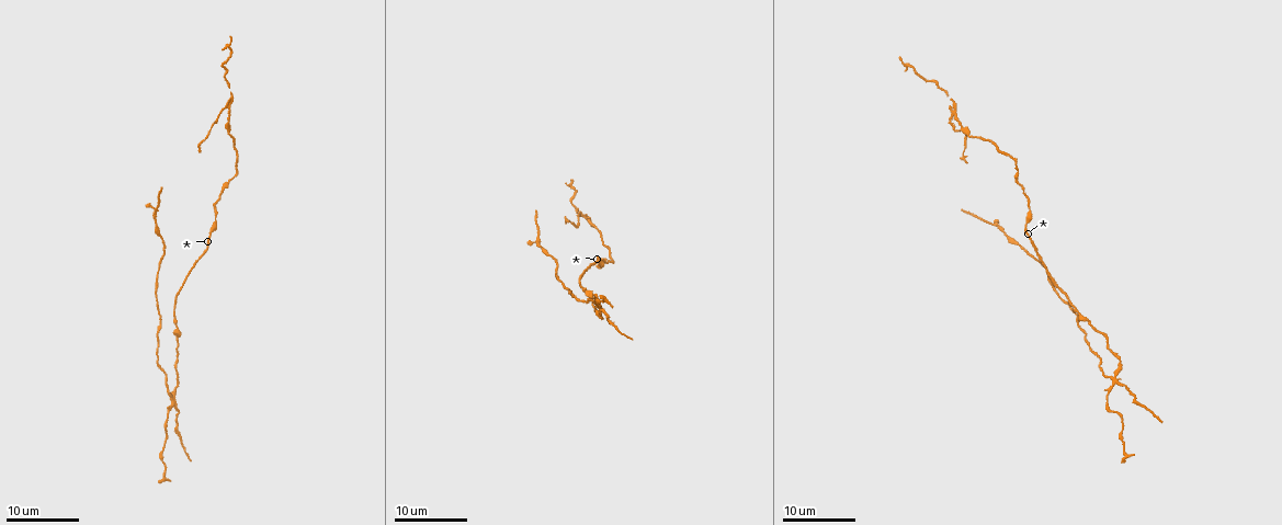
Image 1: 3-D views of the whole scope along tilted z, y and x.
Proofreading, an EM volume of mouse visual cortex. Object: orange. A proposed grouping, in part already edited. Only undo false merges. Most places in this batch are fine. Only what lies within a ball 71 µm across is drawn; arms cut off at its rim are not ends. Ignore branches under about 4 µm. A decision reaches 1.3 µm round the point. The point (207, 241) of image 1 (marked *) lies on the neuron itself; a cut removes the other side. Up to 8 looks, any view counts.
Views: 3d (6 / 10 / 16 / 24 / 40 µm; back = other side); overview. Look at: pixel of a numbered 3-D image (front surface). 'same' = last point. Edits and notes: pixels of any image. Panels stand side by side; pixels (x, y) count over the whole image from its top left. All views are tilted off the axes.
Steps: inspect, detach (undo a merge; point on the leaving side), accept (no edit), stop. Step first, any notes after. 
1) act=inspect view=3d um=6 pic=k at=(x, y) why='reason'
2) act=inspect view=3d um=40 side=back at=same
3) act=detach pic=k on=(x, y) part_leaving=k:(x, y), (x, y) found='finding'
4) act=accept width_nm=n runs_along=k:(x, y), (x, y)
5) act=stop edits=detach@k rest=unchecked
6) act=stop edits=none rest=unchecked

act=inspect view=3d um=16 pic=1 at=(156, 208) why='side arm on a straight run'

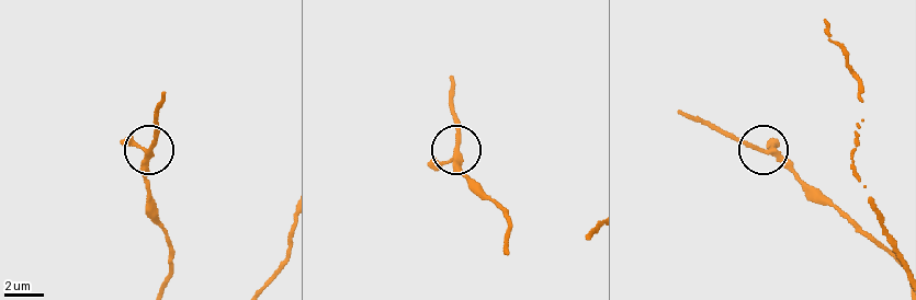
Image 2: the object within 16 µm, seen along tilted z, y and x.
act=inspect view=3d um=10 pic=2 at=(757, 147)

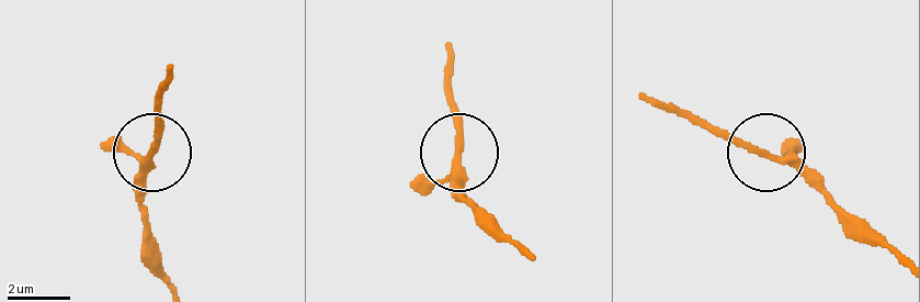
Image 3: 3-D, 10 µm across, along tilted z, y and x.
act=accept width_nm=200 runs_along=3:(527, 253), (462, 190), (452, 94) found='one neuron here'

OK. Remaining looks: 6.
act=inspect view=3d um=24 pic=1 at=(548, 257)

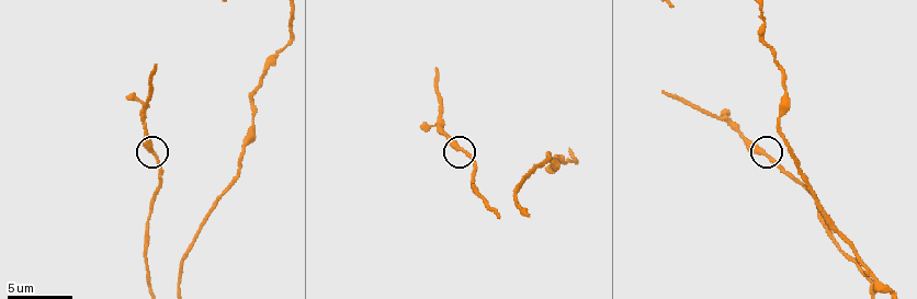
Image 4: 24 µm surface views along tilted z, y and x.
act=inspect view=3d um=6 pic=4 at=(459, 150)

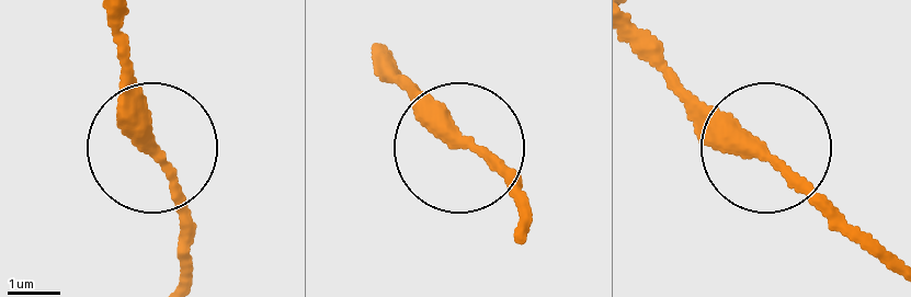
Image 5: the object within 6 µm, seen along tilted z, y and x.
act=accept runs_along=5:(890, 266), (812, 187), (660, 72) found='continuous, no second neuron'

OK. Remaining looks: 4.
act=inspect view=3d um=24 pic=1 at=(1112, 380) why='four-way junction'

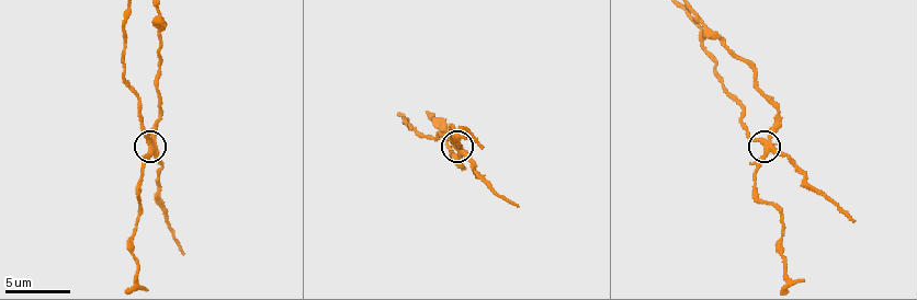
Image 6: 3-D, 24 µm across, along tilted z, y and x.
act=inspect view=3d um=10 pic=6 at=(761, 143) why='closer look'

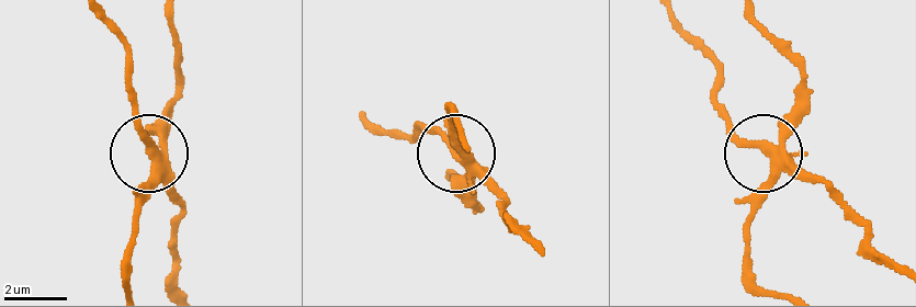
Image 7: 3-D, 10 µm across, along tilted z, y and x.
act=detach pic=7 on=(142, 139) side_arm_um=14 arms=4 found='a second neuron is stuck on'

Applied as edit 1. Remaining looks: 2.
act=inspect view=3d um=24 pic=1 at=(583, 217) why='a fork'

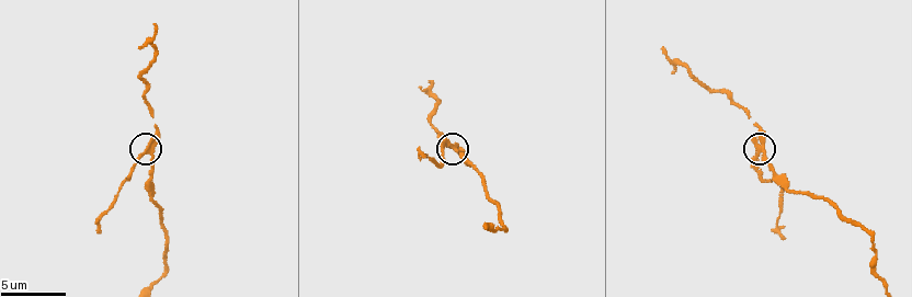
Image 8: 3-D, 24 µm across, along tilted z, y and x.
act=inspect view=3d um=6 pic=8 at=(453, 148)

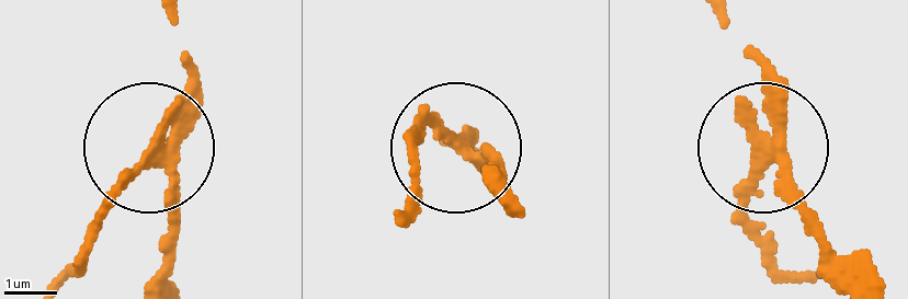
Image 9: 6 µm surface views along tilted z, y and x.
act=detach pic=9 on=(120, 193) width_nm=210 part_leaving=9:(463, 150), (421, 124), (406, 184) found='two neurons meet here'

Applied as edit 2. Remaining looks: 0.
act=stop edits=detach@7,detach@9 rest=unchecked

